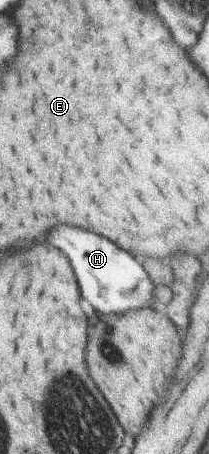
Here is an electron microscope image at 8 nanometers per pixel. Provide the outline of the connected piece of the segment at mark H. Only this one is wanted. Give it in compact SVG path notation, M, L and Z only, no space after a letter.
M70 225L54 227L48 233L48 241L68 255L80 285L80 293L92 303L98 313L110 315L155 305L152 301L154 284L142 267L140 258L134 258L130 250L120 249L116 243L102 235L96 235L94 231Z

